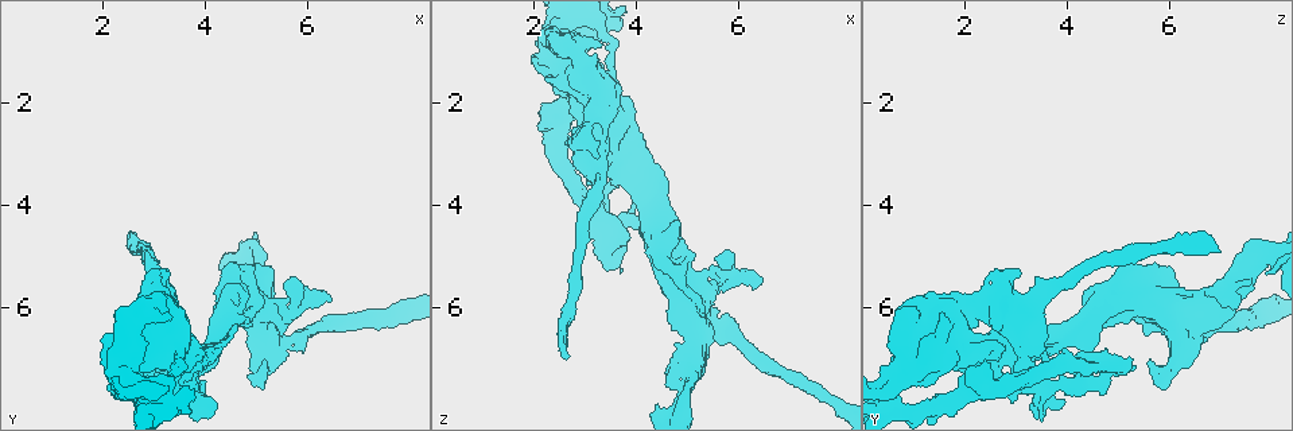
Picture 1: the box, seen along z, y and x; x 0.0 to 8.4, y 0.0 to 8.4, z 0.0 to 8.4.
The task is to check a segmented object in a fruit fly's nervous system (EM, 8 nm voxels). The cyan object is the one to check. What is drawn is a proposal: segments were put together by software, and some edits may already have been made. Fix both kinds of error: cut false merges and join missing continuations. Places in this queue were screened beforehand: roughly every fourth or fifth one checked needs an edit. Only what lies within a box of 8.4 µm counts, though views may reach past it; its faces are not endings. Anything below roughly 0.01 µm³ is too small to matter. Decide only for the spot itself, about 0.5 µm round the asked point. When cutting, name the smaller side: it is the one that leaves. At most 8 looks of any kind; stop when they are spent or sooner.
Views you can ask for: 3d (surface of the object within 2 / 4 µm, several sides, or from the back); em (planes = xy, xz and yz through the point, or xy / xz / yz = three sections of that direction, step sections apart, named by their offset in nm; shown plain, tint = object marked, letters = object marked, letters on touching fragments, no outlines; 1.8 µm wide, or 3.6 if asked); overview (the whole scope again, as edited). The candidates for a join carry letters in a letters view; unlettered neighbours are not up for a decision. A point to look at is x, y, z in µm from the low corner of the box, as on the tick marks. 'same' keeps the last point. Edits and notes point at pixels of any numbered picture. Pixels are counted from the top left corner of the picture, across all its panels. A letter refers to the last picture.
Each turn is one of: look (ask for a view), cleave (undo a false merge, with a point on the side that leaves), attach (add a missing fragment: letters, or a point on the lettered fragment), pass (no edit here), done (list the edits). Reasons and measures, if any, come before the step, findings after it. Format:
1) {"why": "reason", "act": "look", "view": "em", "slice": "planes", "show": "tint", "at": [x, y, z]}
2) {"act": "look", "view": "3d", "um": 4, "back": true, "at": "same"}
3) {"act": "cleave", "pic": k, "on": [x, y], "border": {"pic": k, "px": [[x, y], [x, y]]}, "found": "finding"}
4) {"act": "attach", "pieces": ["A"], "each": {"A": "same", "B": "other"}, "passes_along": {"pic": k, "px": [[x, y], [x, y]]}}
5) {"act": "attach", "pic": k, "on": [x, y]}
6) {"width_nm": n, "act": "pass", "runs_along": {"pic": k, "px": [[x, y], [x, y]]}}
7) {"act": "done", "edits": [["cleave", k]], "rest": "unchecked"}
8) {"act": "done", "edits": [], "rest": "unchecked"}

{"why": "narrows sharply", "act": "look", "view": "em", "um": 3.6, "slice": "xy", "step": 16, "show": "tint", "at": [5.30, 6.10, 5.60]}

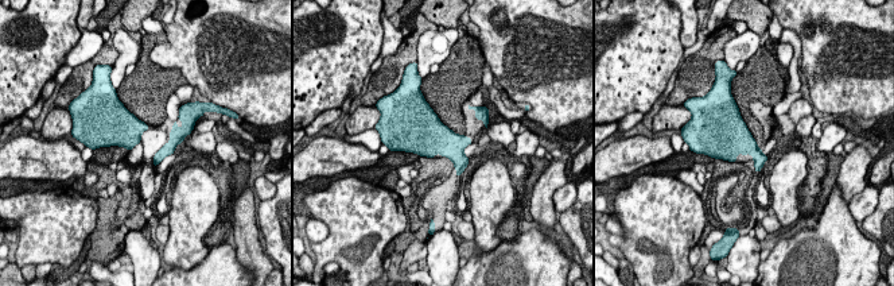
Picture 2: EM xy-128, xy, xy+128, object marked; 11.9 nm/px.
{"why": "see the neighbours", "act": "look", "view": "em", "um": 3.6, "slice": "xy", "step": 16, "show": "letters", "at": "same"}

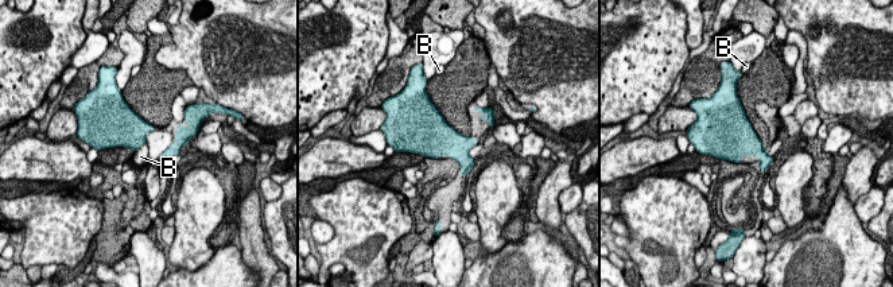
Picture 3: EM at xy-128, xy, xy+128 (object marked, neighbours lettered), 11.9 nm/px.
{"act": "pass", "each": {"B": "other"}, "border": {"pic": 3, "px": [[146, 143], [134, 152]]}, "found": "one neuron here"}

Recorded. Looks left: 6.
{"why": "free end", "act": "look", "view": "em", "slice": "xz", "step": 8, "show": "letters", "at": [4.40, 5.40, 7.85]}

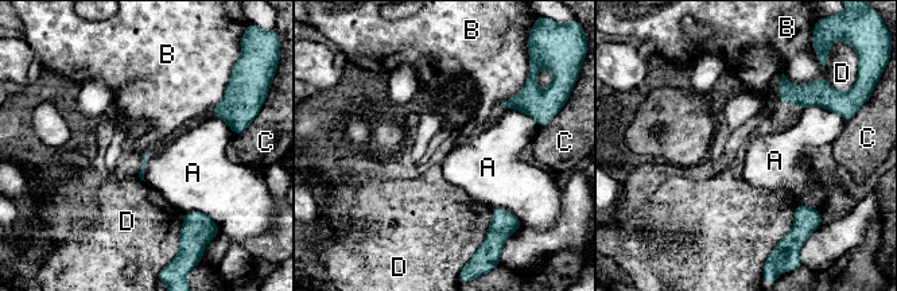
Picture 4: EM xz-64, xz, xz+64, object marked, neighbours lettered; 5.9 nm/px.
{"act": "look", "view": "em", "slice": "planes", "show": "letters", "at": "same"}

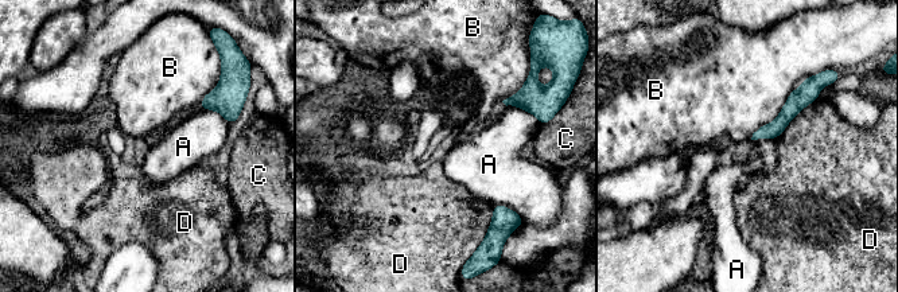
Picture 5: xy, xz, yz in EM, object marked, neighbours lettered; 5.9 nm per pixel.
{"act": "pass", "each": {"A": "other", "B": "other", "C": "other", "D": "other"}, "runs_along": {"pic": 5, "px": [[809, 97], [770, 131], [757, 135]]}, "found": "no lettered fragment goes on from it"}

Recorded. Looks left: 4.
{"why": "free end", "act": "look", "view": "em", "um": 3.6, "slice": "planes", "show": "tint", "at": [2.65, 4.95, 6.90]}

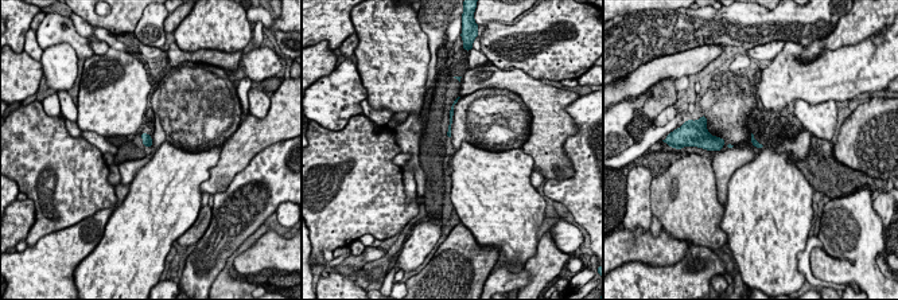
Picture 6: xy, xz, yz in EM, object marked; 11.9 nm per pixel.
{"why": "what lies round it", "act": "look", "view": "em", "um": 3.6, "slice": "planes", "show": "letters", "at": "same"}

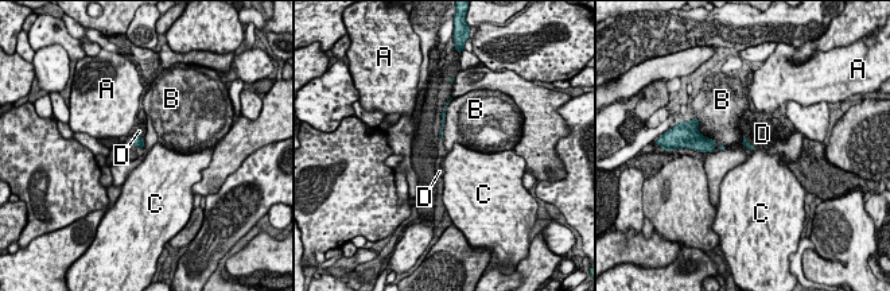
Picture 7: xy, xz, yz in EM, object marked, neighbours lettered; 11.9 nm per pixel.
{"longest_contact_nm": ["B", 220], "act": "attach", "pieces": ["D"], "each": {"A": "other", "B": "other", "C": "other", "D": "same"}, "found": "the neuron continues"}

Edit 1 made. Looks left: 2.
{"act": "done", "edits": [["attach", 7]], "rest": "unchecked"}

